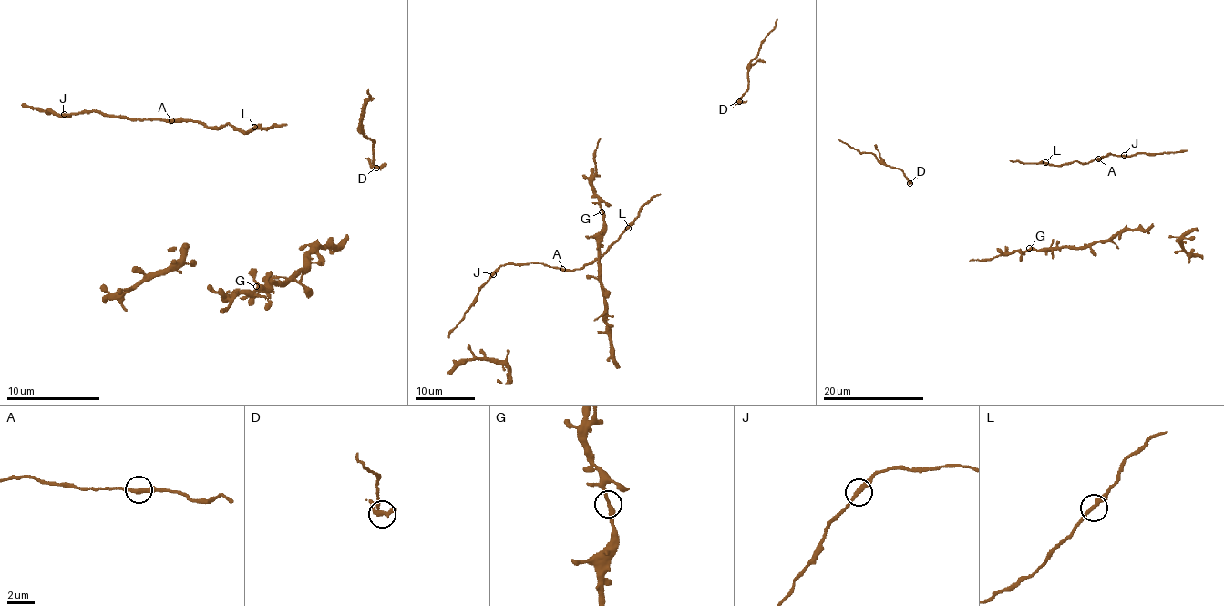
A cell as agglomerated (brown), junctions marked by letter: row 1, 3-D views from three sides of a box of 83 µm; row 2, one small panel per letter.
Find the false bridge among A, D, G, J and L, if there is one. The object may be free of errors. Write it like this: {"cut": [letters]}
{"cut": ["D"]}

